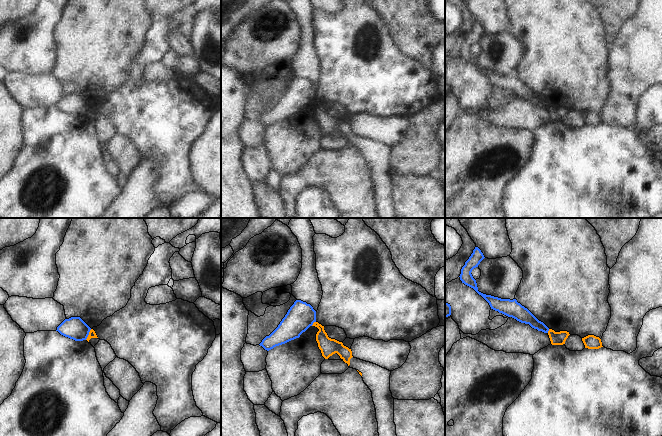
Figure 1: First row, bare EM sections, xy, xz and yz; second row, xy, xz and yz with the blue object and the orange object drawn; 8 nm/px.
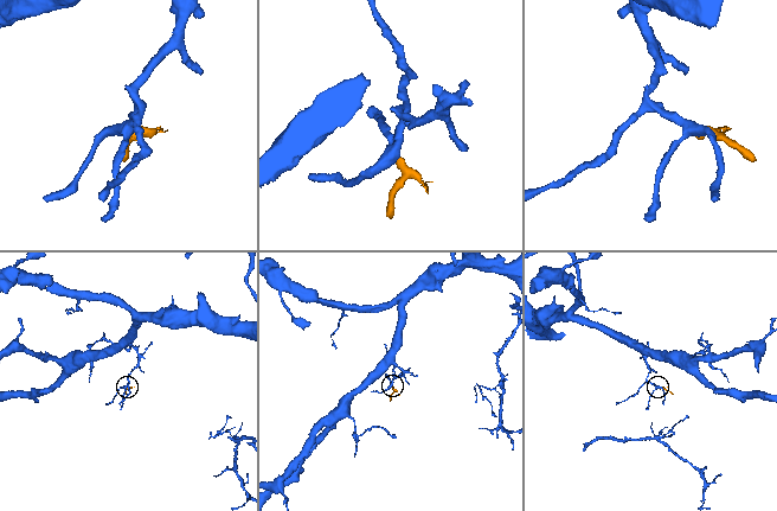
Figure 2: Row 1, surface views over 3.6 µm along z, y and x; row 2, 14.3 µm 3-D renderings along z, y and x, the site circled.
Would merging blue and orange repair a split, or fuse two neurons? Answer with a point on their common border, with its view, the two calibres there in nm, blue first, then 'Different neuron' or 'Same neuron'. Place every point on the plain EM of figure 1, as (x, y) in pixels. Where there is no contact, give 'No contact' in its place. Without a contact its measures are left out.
Touches blue at xy (88, 110). Thickness 180 nm (blue) against 60 nm. Different neuron

